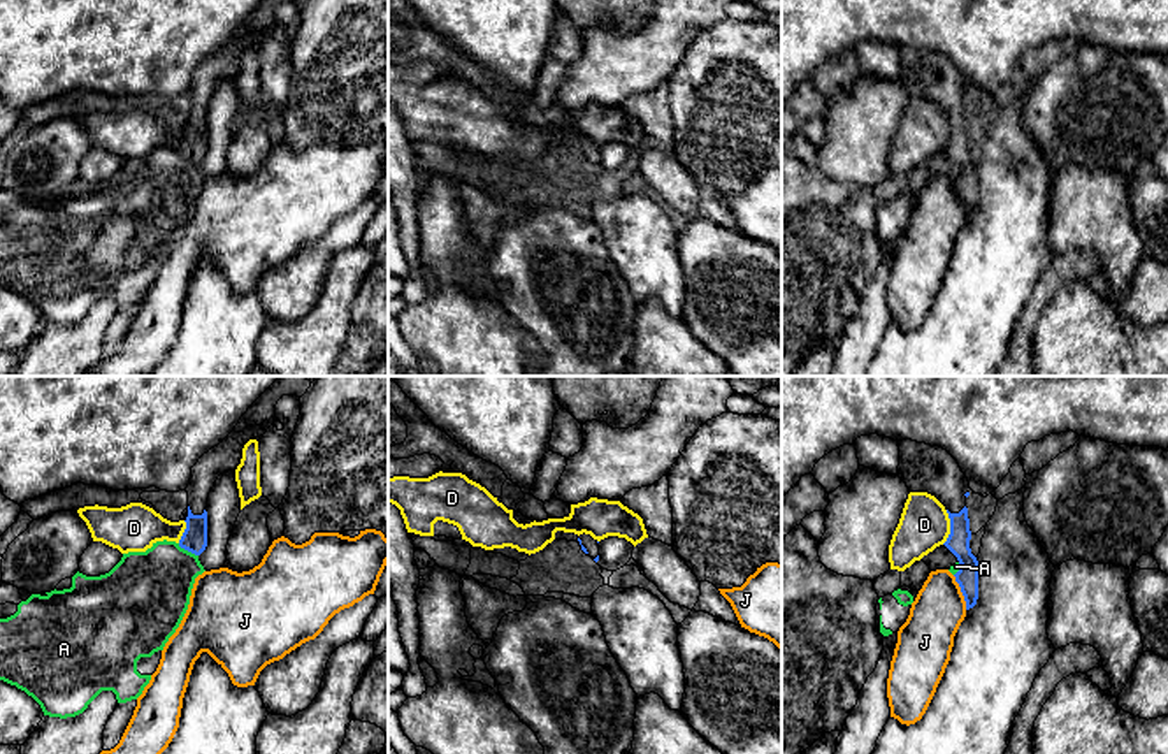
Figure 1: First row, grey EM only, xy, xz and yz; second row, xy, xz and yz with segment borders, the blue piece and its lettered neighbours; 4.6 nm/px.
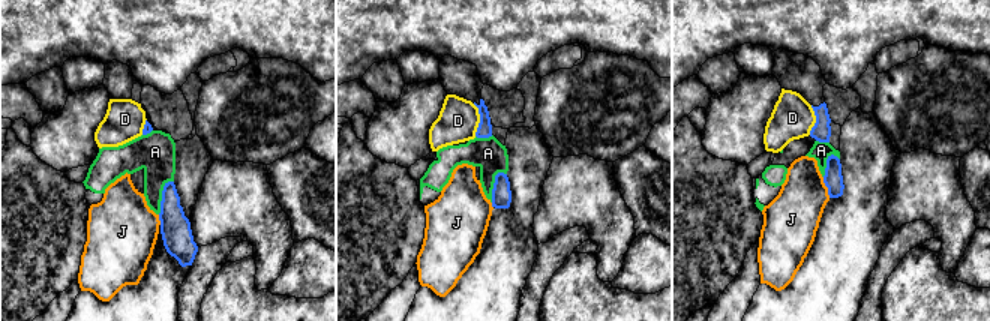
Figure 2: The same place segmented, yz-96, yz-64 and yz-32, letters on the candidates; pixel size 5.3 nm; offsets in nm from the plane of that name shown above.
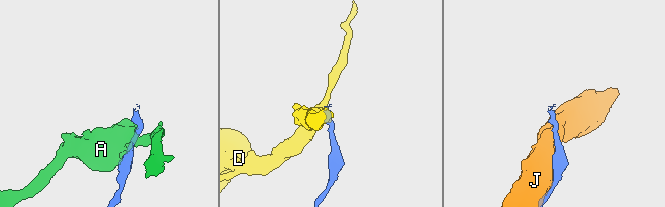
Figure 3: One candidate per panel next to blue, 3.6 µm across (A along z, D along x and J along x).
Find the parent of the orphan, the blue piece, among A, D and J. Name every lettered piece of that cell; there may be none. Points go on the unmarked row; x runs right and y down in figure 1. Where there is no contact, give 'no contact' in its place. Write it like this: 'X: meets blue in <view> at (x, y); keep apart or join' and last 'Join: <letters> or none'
A: meets blue in xy at (188, 157); keep apart
D: meets blue in yz at (951, 134); keep apart
J: meets blue in yz at (961, 197); keep apart
Join: none

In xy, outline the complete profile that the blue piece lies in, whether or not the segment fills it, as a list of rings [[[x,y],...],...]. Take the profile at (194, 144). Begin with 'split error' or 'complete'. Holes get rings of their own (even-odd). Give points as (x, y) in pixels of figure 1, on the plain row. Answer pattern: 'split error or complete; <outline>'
split error; [[[262,0],[241,23],[235,35],[214,54],[204,60],[198,69],[191,74],[191,84],[186,93],[188,98],[188,123],[186,123],[186,135],[179,146],[179,153],[200,162],[207,153],[207,104],[214,88],[220,81],[235,77],[242,65],[242,54],[249,46],[260,47],[267,35],[274,30],[276,23],[276,11],[283,2],[297,2],[302,4],[304,0]]]

